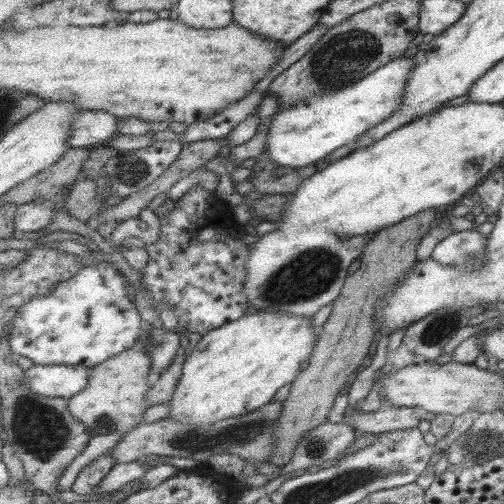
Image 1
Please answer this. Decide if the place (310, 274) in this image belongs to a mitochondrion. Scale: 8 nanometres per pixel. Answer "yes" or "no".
yes

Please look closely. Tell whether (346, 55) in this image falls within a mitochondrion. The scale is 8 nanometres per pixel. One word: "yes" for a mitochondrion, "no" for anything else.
yes

